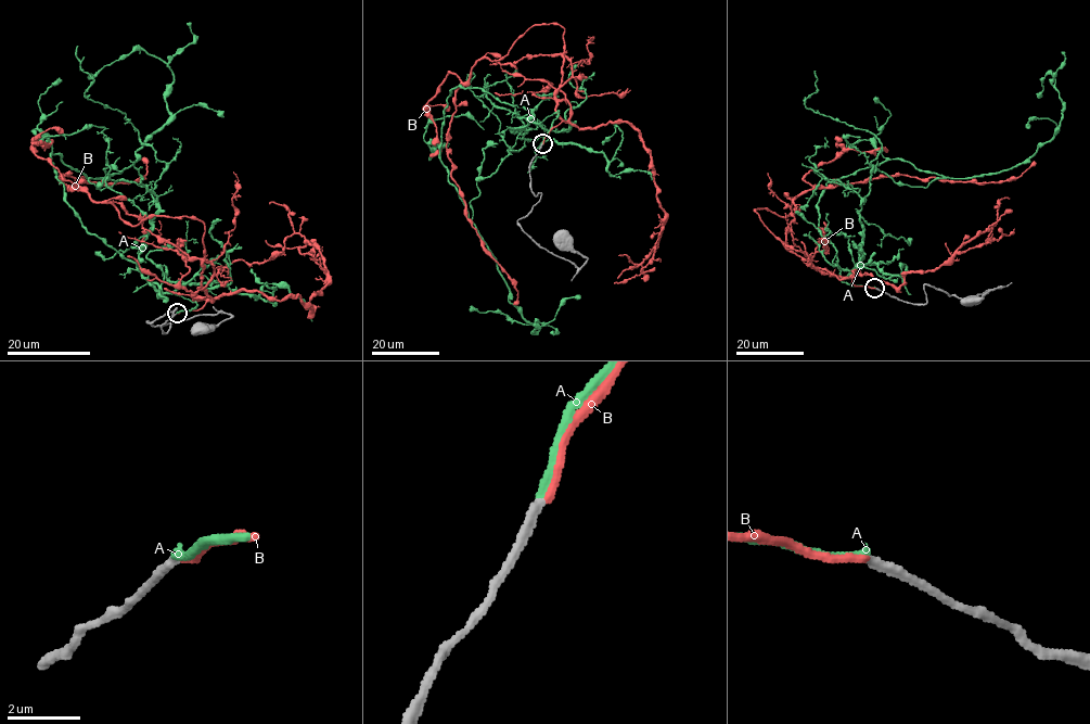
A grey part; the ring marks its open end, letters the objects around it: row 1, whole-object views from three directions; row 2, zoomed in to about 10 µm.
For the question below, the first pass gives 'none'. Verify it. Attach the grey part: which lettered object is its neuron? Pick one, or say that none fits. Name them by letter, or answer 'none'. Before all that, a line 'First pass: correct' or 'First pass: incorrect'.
First pass: incorrect
A

